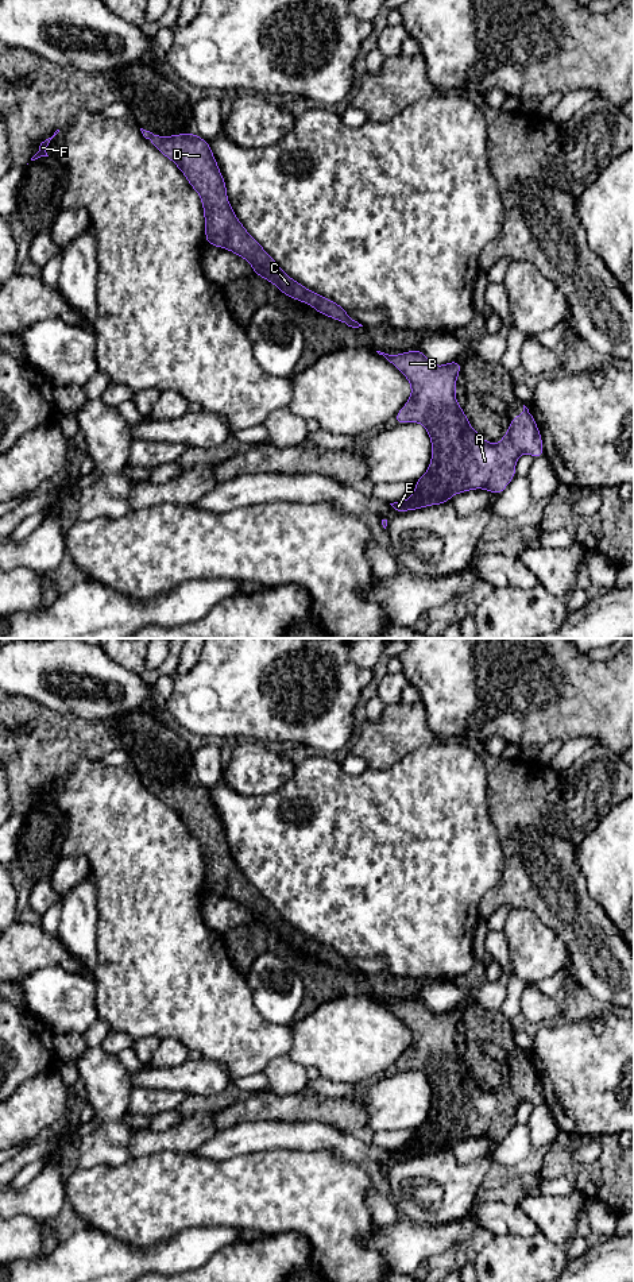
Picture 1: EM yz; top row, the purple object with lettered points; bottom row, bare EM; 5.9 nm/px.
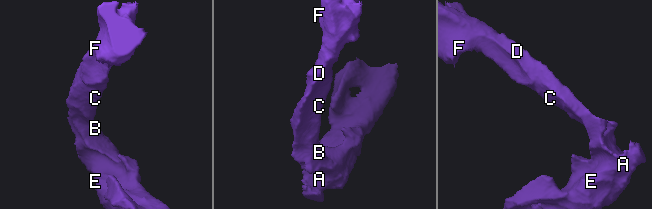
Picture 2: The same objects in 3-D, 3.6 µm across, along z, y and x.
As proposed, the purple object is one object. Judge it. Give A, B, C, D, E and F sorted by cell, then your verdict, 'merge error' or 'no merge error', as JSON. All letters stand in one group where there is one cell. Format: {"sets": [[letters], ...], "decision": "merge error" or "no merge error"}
{"sets": [["A", "B", "C", "D", "E", "F"]], "decision": "no merge error"}

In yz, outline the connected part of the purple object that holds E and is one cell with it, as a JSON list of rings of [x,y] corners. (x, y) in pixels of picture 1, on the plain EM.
[[[421,997],[399,1003],[376,1000],[393,1011],[411,1034],[411,1043],[394,1070],[421,1070],[432,1090],[428,1119],[415,1128],[409,1147],[390,1151],[395,1158],[448,1151],[451,1144],[475,1136],[499,1143],[517,1123],[515,1112],[522,1101],[534,1107],[545,1103],[537,1070],[525,1053],[498,1093],[480,1085],[456,1047],[459,1008],[434,1013]]]

